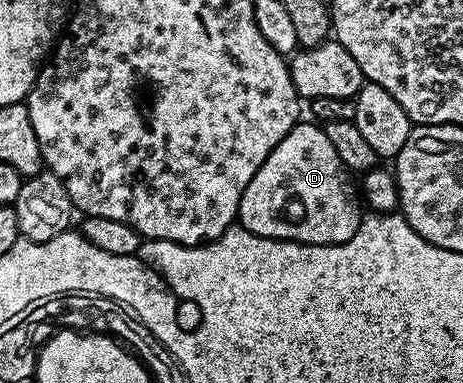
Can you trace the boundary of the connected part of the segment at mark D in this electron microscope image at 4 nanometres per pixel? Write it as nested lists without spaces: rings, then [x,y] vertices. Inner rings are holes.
[[[313,124],[294,125],[292,131],[288,131],[280,143],[276,143],[272,155],[264,159],[260,171],[252,175],[252,183],[244,187],[236,221],[243,229],[252,231],[252,235],[305,245],[342,245],[356,235],[364,216],[364,205],[355,178],[340,155],[336,155],[336,147],[332,147],[325,128],[321,124]]]

